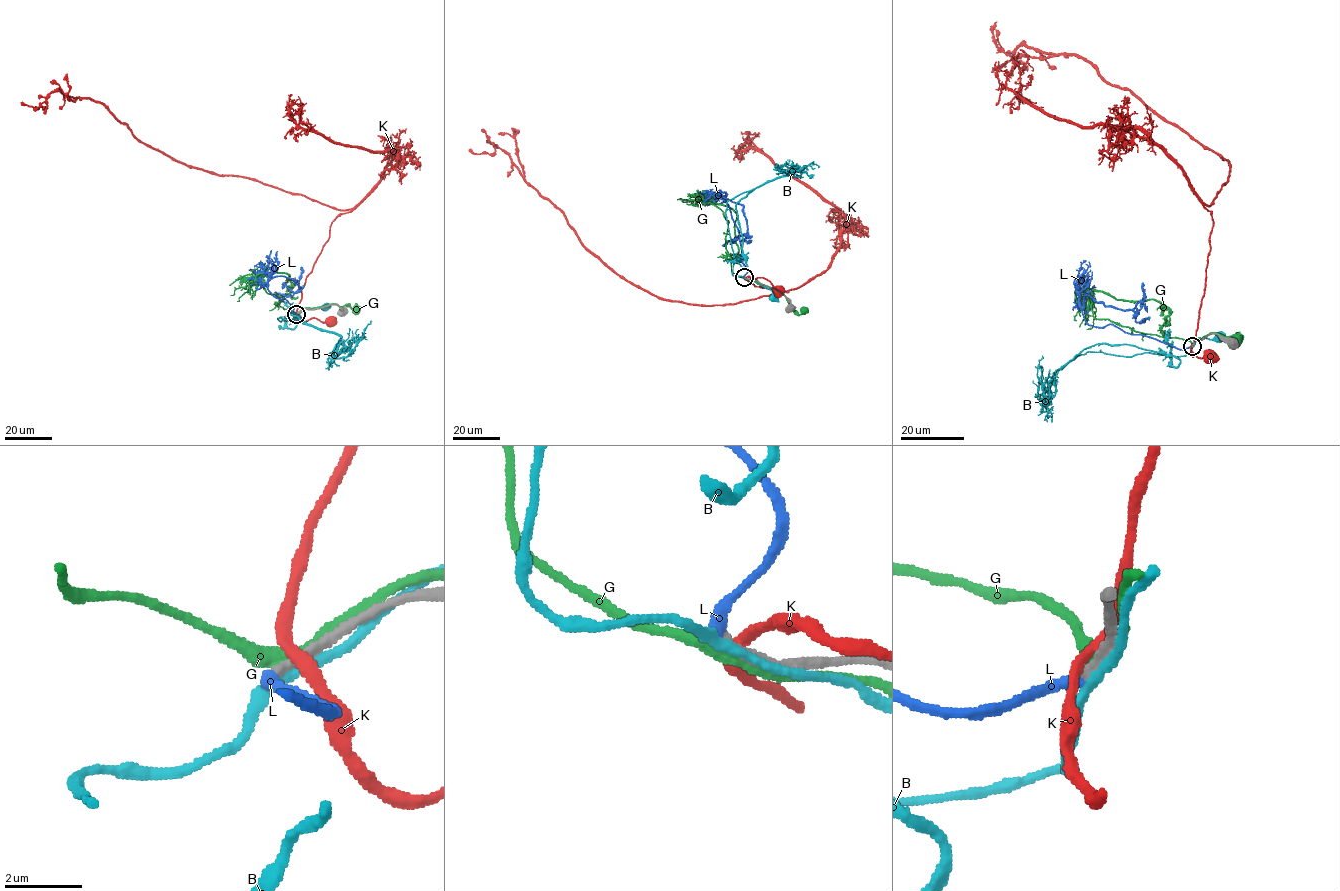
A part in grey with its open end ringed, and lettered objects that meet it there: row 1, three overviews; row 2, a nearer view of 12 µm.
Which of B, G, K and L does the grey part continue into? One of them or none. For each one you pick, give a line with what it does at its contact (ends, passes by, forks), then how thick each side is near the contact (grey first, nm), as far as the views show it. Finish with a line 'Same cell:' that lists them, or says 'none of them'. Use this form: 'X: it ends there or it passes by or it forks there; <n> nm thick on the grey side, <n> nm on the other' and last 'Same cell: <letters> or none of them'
L: it ends there; 320 nm thick on the grey side, 360 nm on the other
Same cell: L

